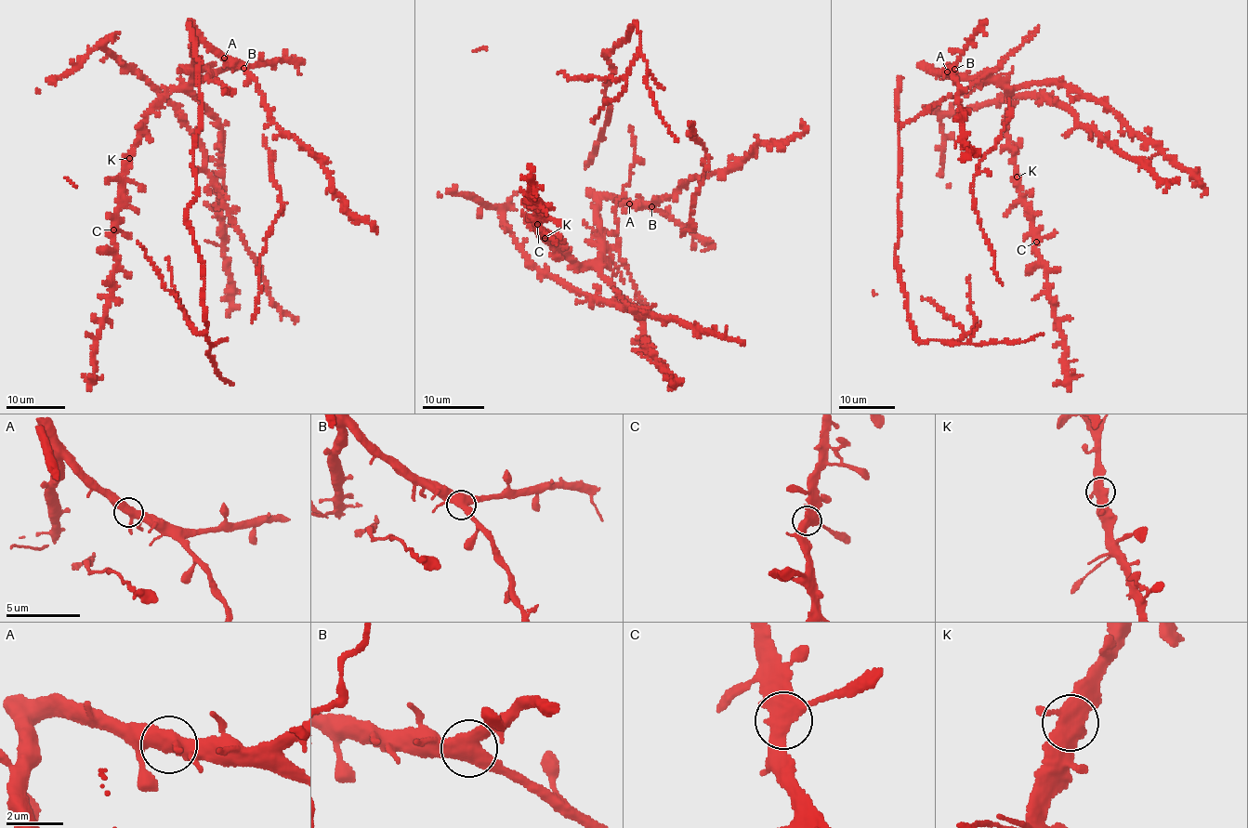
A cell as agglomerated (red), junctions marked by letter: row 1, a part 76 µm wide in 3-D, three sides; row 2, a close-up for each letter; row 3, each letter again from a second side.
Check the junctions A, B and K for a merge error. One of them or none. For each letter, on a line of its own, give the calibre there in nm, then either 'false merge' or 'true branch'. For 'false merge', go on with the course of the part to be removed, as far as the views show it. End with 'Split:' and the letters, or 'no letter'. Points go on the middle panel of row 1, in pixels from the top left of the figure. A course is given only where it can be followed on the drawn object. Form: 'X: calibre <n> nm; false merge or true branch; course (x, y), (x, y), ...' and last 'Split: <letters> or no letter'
A: calibre 440 nm; true branch
B: calibre 480 nm; true branch
K: calibre 480 nm; true branch
Split: no letter

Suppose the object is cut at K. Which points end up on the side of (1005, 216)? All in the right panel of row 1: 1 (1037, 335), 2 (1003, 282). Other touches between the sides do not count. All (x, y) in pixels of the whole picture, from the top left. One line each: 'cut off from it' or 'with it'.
1: cut off from it
2: cut off from it

